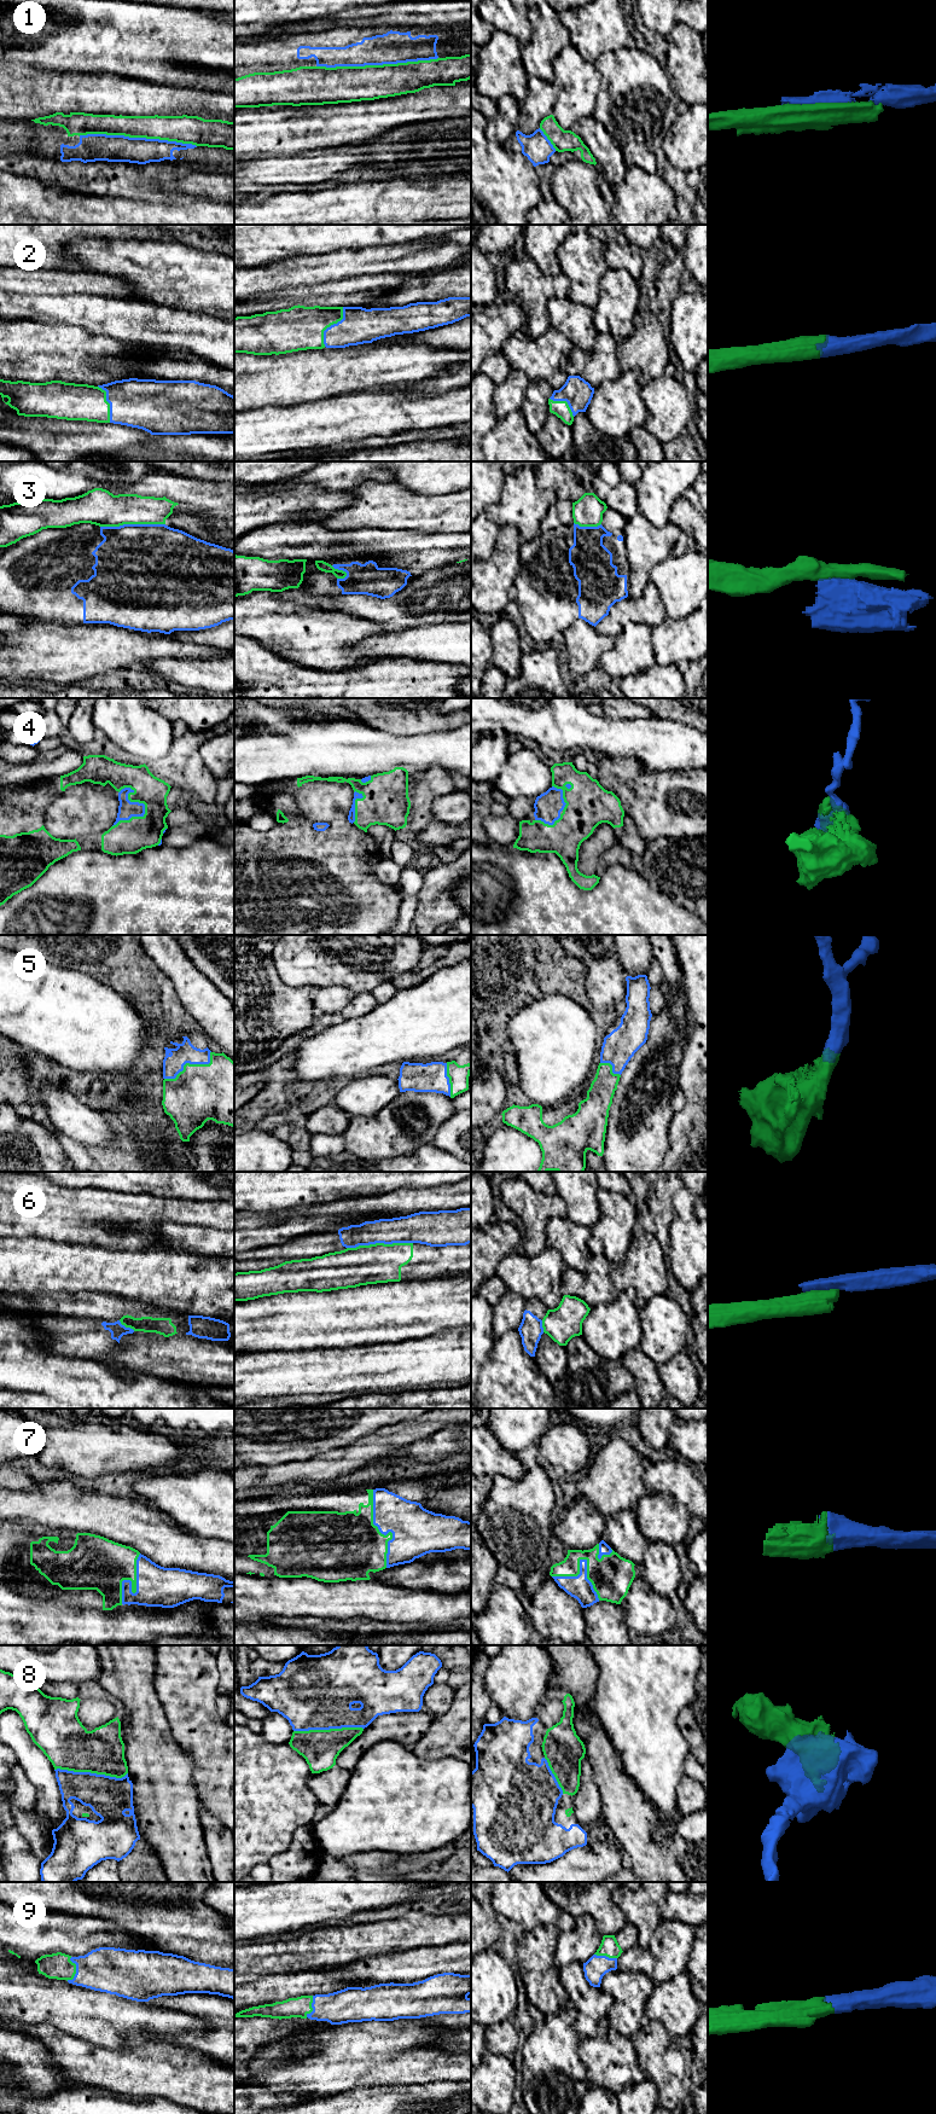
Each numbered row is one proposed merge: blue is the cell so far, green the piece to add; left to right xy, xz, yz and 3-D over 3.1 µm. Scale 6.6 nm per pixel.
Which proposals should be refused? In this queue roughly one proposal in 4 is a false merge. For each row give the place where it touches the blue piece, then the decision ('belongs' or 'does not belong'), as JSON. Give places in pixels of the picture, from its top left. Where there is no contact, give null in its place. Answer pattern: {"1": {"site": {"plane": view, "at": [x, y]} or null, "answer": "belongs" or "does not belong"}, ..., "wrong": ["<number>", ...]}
{"1": {"site": {"plane": "xz", "at": [377, 64]}, "answer": "does not belong"}, "2": {"site": {"plane": "xz", "at": [331, 325]}, "answer": "belongs"}, "3": {"site": {"plane": "xy", "at": [132, 524]}, "answer": "does not belong"}, "4": {"site": {"plane": "xy", "at": [144, 811]}, "answer": "belongs"}, "5": {"site": {"plane": "xy", "at": [191, 1063]}, "answer": "belongs"}, "6": {"site": {"plane": "xz", "at": [379, 1242]}, "answer": "does not belong"}, "7": {"site": {"plane": "xz", "at": [382, 1533]}, "answer": "belongs"}, "8": {"site": {"plane": "xy", "at": [89, 1772]}, "answer": "belongs"}, "9": {"site": {"plane": "xy", "at": [76, 1970]}, "answer": "belongs"}, "wrong": ["1", "3", "6"]}

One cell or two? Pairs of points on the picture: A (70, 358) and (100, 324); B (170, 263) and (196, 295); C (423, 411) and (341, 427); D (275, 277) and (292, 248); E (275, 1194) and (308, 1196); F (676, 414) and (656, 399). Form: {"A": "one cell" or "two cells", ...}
{"A": "two cells", "B": "one cell", "C": "one cell", "D": "two cells", "E": "one cell", "F": "one cell"}

